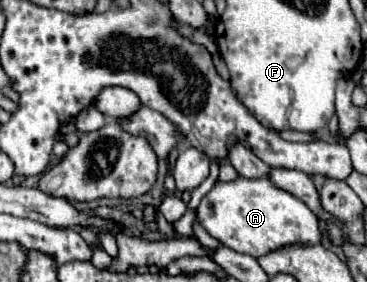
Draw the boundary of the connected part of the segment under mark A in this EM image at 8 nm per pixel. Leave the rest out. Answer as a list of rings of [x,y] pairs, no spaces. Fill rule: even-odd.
[[[268,178],[216,182],[198,206],[200,224],[228,248],[260,258],[282,246],[320,244],[322,230],[314,212],[296,196],[276,188]]]

